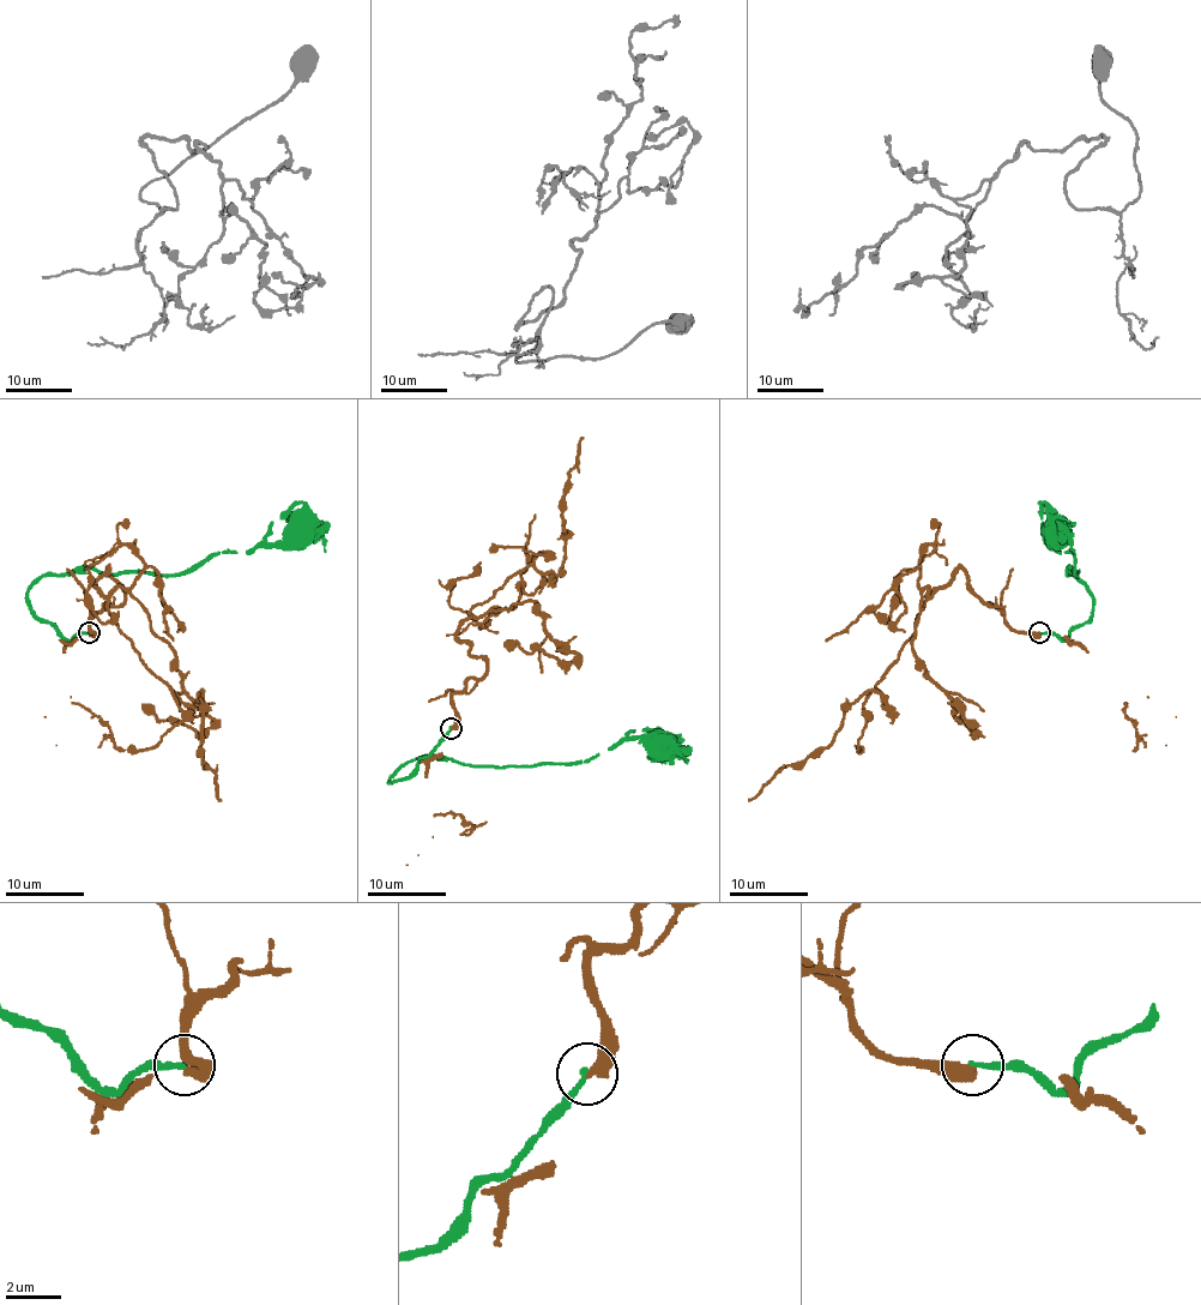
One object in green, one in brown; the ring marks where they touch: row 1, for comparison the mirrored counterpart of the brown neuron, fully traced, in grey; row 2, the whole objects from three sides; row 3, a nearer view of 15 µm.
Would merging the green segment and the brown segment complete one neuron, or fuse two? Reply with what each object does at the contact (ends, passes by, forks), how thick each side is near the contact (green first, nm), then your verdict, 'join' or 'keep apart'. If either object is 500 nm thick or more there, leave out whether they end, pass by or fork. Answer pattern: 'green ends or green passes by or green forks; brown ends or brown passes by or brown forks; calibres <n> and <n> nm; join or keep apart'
green ends; brown ends; calibres 220 and 420 nm; keep apart

